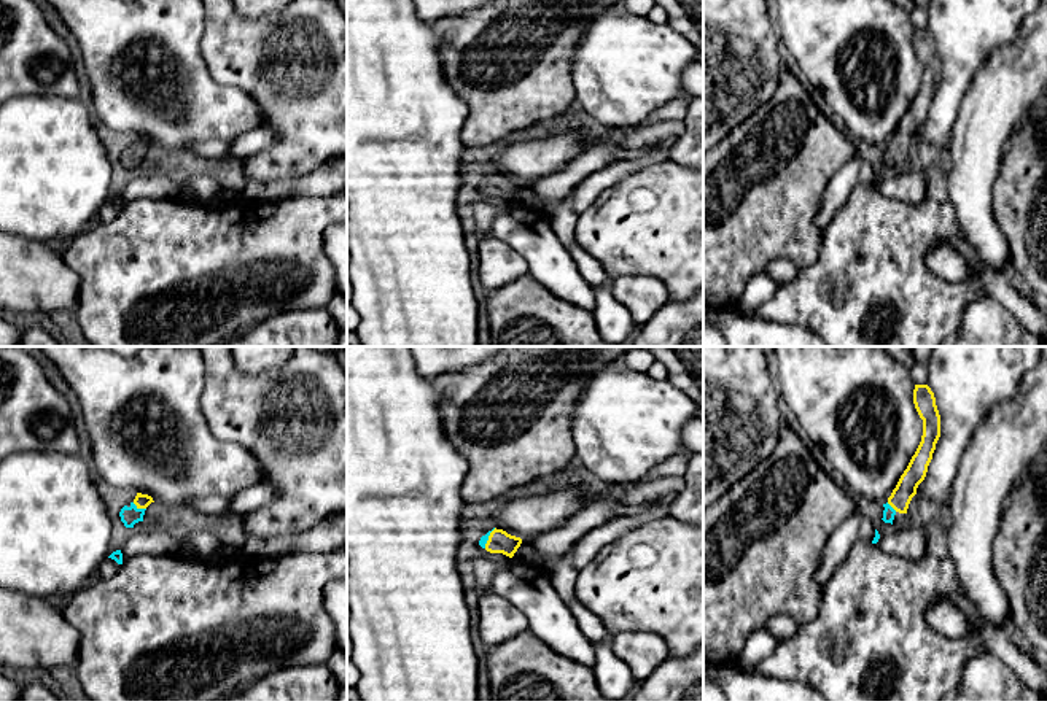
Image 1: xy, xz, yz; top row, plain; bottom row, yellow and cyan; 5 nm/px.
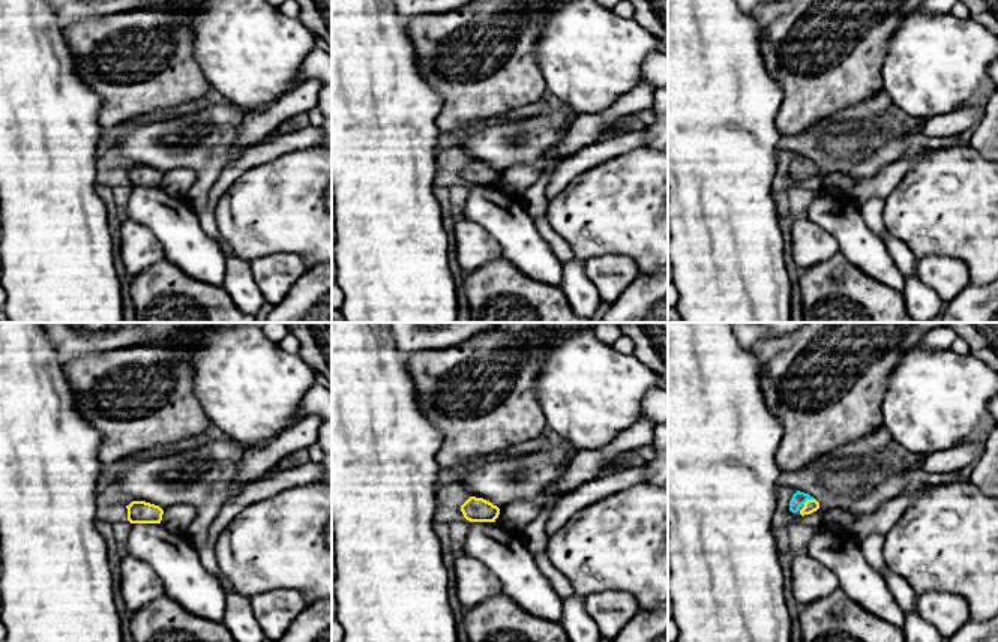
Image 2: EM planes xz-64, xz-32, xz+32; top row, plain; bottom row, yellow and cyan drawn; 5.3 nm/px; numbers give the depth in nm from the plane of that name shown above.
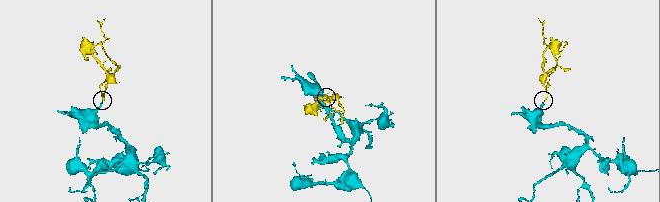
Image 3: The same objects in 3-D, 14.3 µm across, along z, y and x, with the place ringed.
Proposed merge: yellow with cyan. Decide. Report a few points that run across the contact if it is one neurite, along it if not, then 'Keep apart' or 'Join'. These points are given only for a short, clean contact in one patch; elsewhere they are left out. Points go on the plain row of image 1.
Line: xy (142, 145), (139, 151), (129, 159). Join

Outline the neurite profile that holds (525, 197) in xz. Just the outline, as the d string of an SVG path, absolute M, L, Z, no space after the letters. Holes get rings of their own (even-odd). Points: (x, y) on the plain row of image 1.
M522 184L520 191L517 192L517 196L514 197L514 200L517 205L522 205L525 208L531 208L531 210L543 210L543 205L538 199L538 196L533 192L530 184Z

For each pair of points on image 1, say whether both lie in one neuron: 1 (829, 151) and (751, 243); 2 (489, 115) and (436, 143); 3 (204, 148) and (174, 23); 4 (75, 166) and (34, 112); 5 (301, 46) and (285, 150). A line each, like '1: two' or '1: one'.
1: one
2: two
3: two
4: one
5: one

